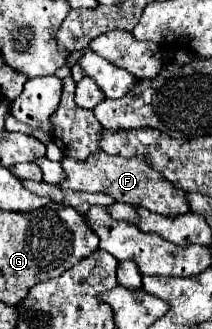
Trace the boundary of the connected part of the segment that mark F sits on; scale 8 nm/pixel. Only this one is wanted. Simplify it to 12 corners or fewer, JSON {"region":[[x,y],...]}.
{"region":[[104,150],[64,158],[62,188],[104,192],[162,216],[190,210],[186,192],[144,158]]}

